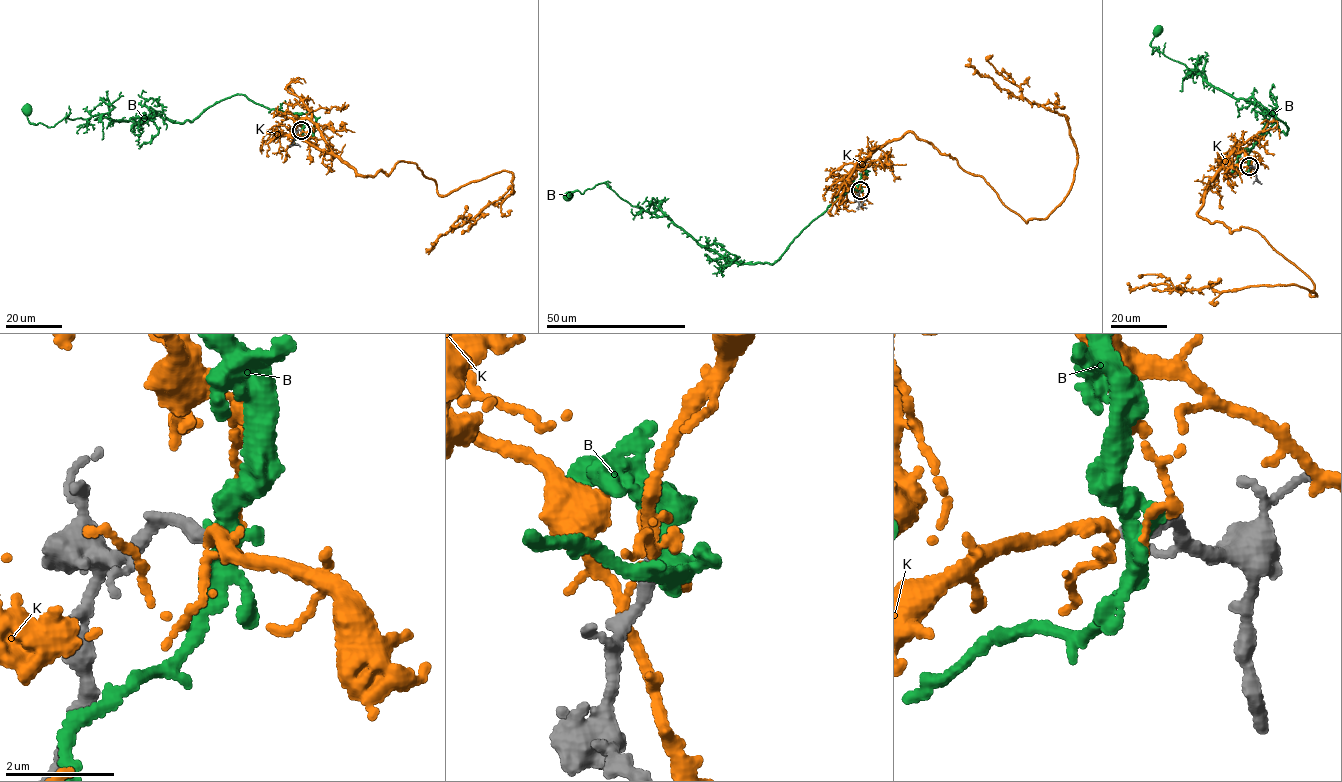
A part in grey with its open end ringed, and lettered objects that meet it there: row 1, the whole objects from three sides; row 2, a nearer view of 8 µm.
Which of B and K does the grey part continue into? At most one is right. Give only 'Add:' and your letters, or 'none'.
Add: K

